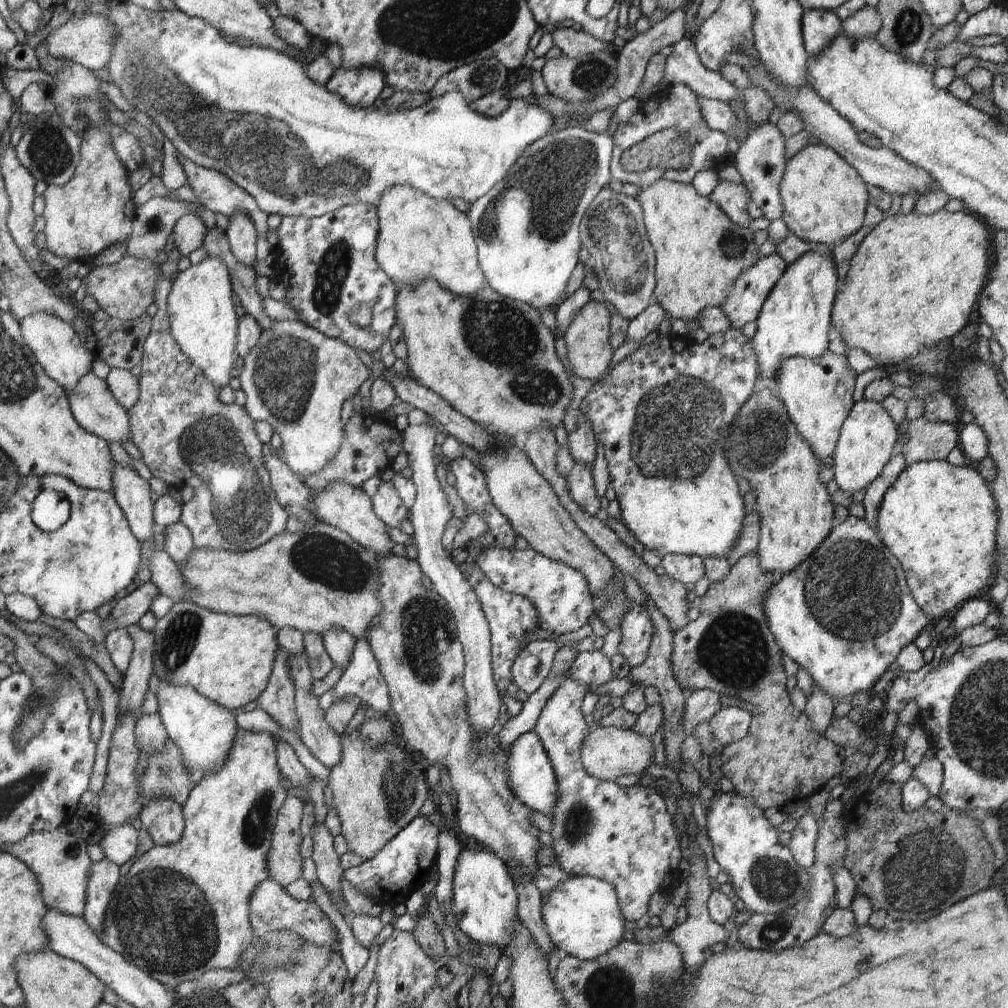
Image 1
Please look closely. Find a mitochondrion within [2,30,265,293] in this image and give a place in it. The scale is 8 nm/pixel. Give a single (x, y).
(50, 154)

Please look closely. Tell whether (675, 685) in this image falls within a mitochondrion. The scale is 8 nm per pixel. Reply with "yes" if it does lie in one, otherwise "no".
no

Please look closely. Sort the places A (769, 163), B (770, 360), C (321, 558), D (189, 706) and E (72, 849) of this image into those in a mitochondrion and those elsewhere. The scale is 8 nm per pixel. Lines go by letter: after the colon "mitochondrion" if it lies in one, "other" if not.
A: other
B: other
C: mitochondrion
D: other
E: other

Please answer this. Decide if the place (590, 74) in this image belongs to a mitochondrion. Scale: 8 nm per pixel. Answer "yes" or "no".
yes

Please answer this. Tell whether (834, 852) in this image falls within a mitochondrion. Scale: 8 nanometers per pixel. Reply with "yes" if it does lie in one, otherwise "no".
yes

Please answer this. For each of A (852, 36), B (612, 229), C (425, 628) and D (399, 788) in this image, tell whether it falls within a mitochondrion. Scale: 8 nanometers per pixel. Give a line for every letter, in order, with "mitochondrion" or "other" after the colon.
A: other
B: mitochondrion
C: mitochondrion
D: mitochondrion

